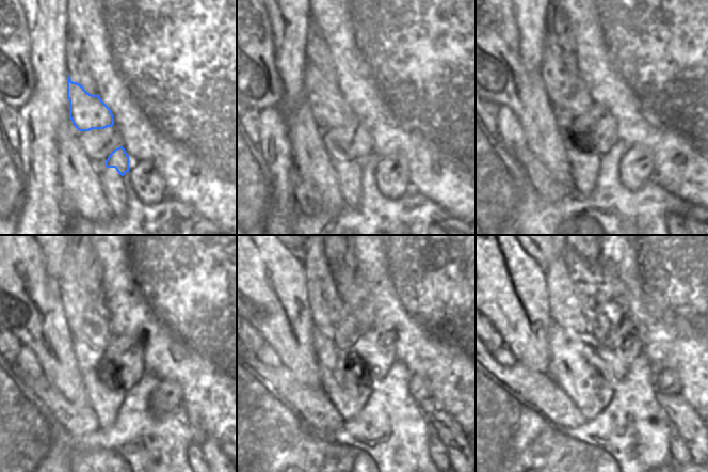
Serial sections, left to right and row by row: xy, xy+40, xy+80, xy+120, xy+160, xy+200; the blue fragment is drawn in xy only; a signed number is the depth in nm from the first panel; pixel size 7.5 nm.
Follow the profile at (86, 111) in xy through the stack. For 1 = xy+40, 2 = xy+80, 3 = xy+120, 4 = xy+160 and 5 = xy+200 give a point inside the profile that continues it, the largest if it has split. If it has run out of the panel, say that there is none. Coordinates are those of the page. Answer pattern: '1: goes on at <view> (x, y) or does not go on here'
1: goes on at xy+40 (321, 88)
2: goes on at xy+80 (565, 88)
3: goes on at xy+120 (81, 282)
4: goes on at xy+160 (330, 317)
5: goes on at xy+200 (565, 309)

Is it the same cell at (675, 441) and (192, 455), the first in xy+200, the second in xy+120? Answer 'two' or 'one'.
one

